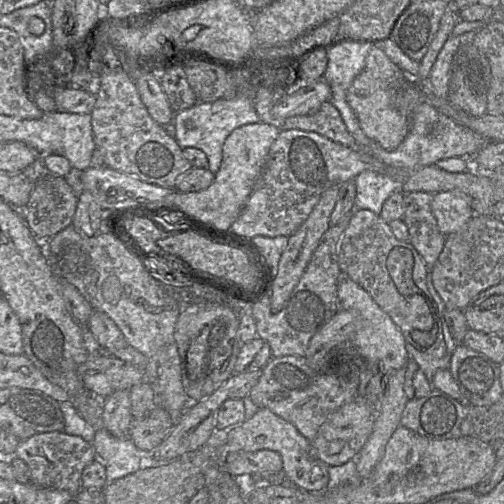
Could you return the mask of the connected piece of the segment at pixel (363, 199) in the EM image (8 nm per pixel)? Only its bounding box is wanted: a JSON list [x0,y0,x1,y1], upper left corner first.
[354,171,400,215]

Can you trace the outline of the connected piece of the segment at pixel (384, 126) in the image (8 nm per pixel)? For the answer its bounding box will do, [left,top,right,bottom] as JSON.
[346,46,409,151]

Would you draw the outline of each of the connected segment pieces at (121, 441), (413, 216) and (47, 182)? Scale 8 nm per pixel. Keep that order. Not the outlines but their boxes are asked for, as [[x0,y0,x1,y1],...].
[[93,428,149,483],[403,191,446,268],[23,173,78,241]]

